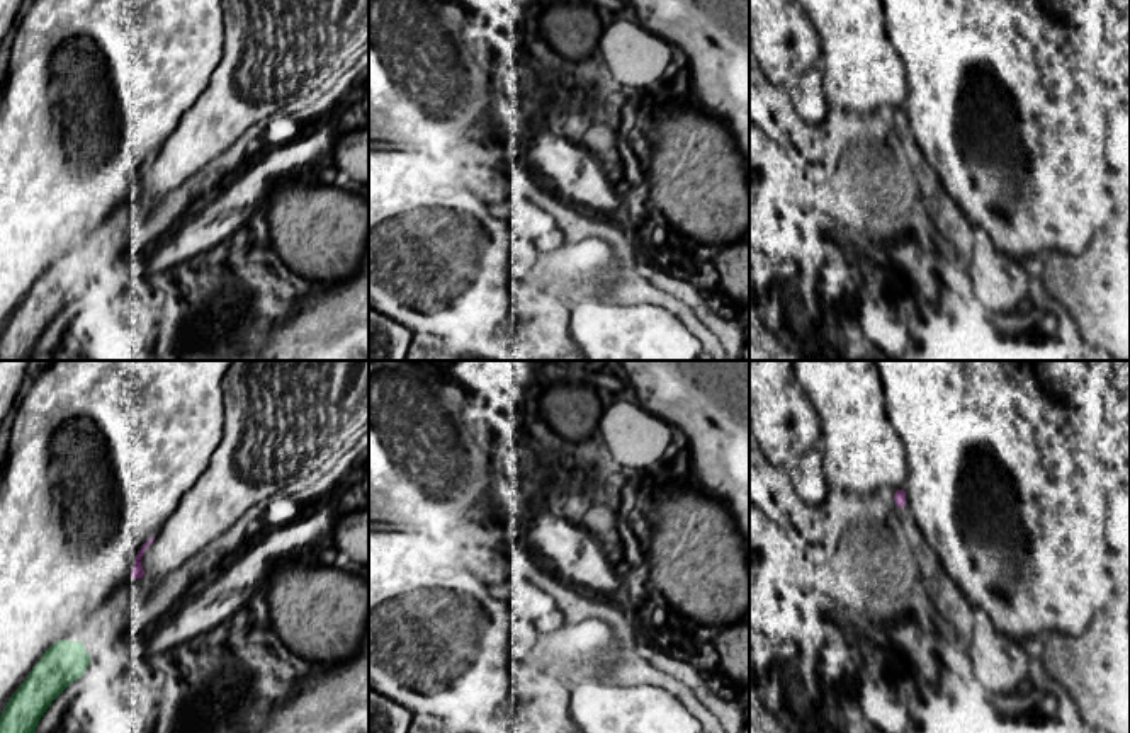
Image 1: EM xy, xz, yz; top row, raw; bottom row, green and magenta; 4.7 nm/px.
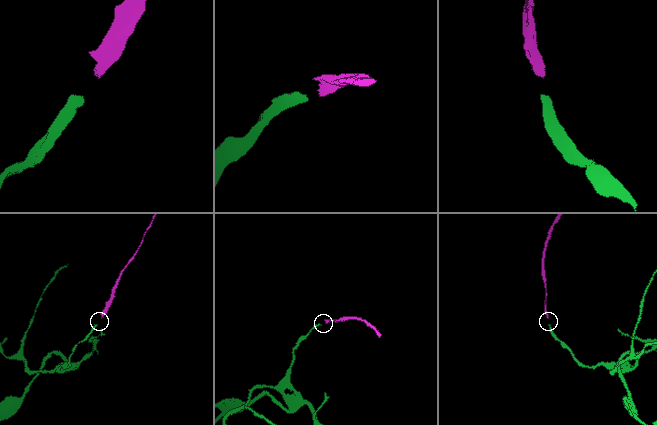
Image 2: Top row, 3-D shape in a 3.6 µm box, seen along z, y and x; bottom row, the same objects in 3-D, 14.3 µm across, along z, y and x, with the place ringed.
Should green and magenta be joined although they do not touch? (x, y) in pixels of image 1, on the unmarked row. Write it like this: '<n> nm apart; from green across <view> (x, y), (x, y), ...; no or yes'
400 nm apart; from green across xy (80, 261), (133, 196); yes

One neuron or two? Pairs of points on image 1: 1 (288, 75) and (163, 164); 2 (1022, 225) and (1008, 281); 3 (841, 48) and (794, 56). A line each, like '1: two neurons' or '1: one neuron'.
1: one neuron
2: two neurons
3: two neurons

